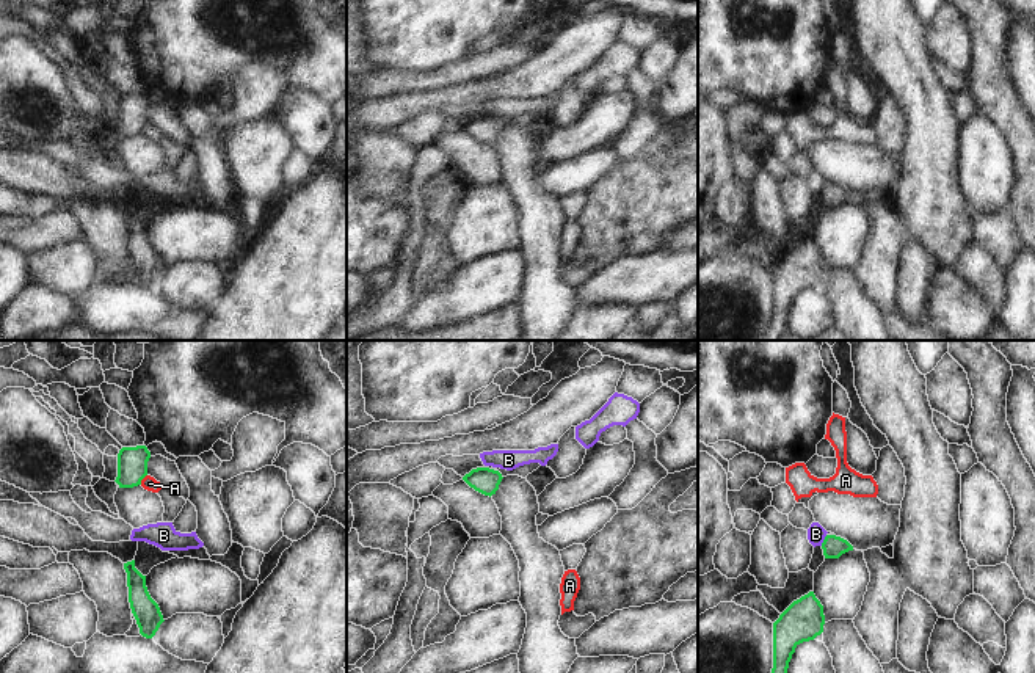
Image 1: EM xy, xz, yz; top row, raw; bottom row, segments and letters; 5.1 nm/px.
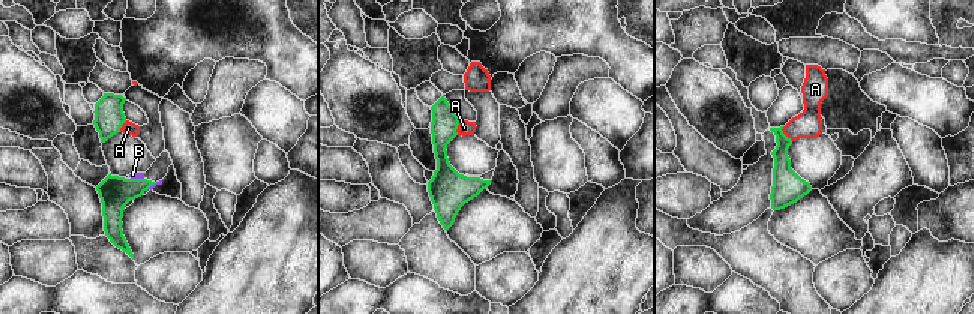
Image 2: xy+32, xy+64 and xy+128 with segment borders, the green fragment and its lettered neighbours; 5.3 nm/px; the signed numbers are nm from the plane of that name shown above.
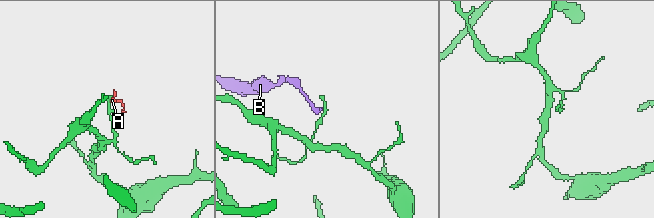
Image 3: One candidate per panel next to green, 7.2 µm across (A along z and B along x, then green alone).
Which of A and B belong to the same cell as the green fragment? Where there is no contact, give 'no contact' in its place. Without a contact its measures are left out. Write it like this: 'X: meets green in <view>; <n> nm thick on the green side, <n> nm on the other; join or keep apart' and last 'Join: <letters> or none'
A: meets green in xy; 160 nm thick on the green side, 70 nm on the other; keep apart
B: meets green in yz; 120 nm thick on the green side, 100 nm on the other; keep apart
Join: none

